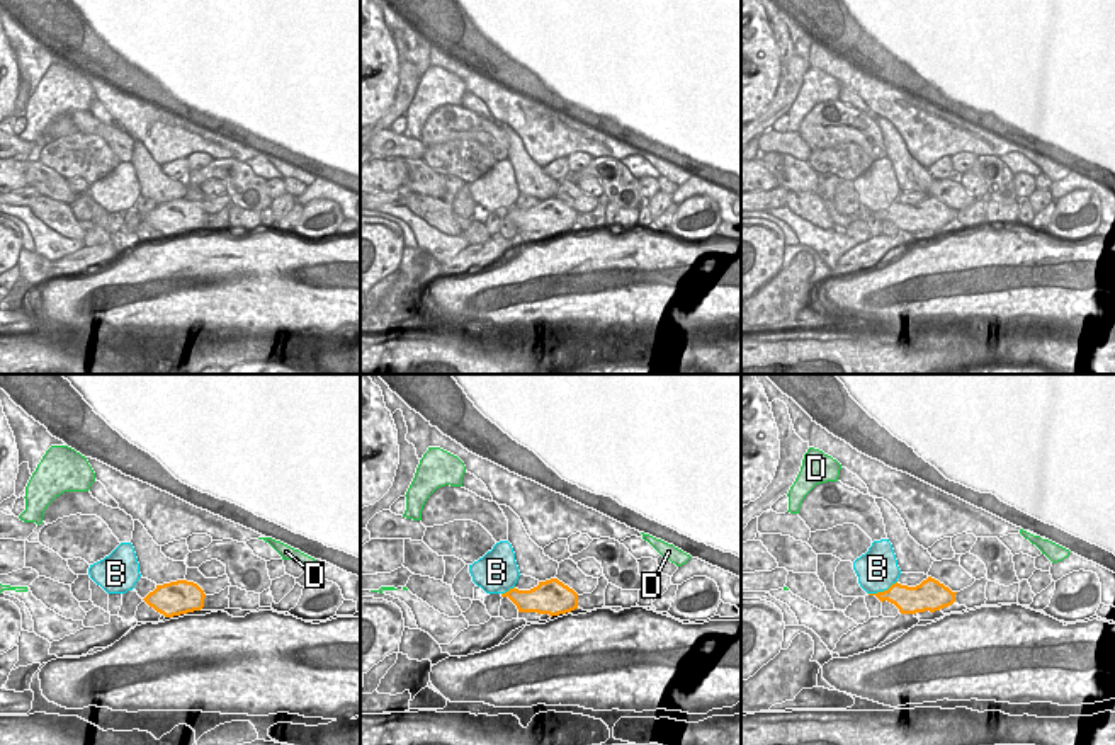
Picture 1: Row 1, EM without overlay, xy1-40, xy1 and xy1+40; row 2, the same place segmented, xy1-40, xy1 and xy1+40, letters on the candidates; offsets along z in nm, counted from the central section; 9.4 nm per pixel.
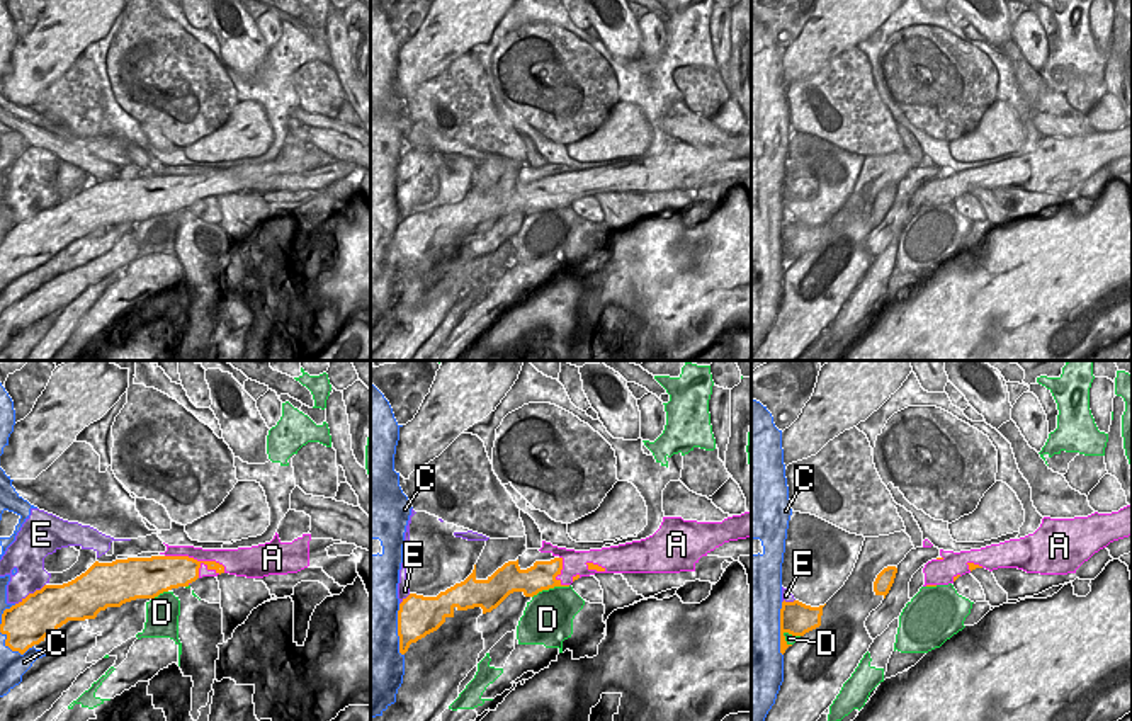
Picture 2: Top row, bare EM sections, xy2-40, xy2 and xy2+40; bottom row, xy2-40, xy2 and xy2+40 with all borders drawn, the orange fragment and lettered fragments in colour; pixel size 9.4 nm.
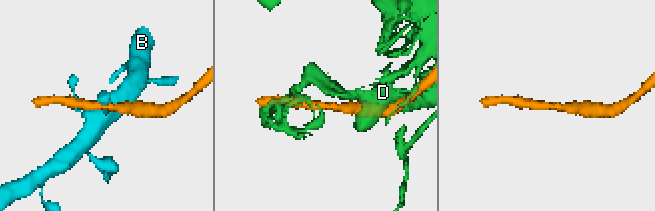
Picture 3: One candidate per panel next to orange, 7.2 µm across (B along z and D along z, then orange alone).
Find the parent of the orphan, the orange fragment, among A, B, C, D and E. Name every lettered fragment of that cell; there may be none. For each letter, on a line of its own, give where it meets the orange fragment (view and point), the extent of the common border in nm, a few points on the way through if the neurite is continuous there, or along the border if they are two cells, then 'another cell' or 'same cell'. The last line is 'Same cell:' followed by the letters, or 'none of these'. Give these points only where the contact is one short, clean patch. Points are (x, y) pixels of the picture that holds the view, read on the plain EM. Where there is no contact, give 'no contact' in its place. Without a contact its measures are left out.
A: contact xy2-40 (196, 179); length 600 nm; same cell
B: contact xy1+40 (884, 210); length 300 nm; border xy1+40 (896, 199), (886, 208), (869, 213); another cell
C: contact xy2 (398, 249); length 500 nm; another cell
D: contact xy2 (551, 206); length 380 nm; another cell
E: contact xy2-40 (29, 213); length 340 nm; another cell
Same cell: A

